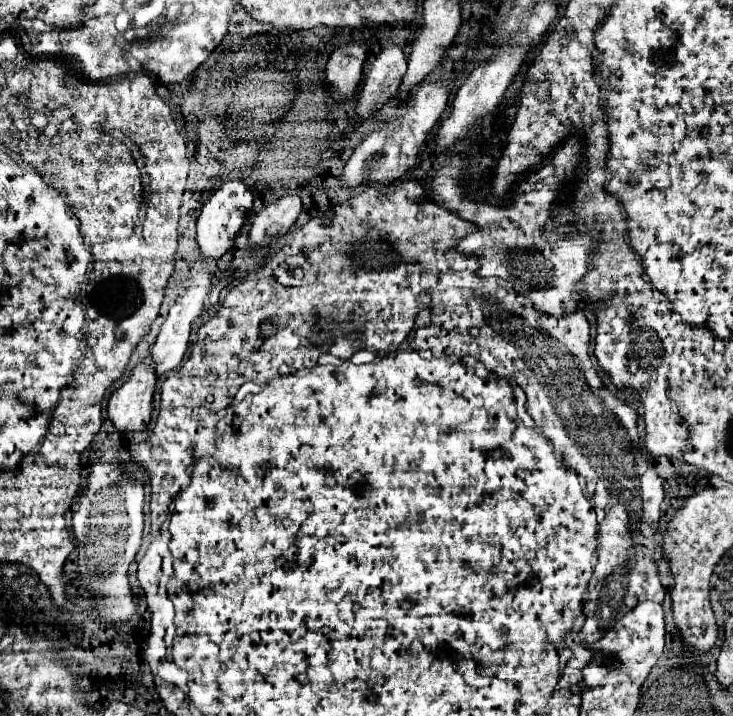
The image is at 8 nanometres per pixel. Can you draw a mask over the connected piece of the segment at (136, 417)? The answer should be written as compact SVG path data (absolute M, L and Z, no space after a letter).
M150 356L142 358L130 378L112 392L108 416L120 432L144 430L152 414L152 396L156 388L156 364Z

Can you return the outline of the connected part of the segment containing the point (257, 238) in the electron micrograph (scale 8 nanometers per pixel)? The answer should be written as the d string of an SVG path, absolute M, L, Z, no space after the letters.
M286 194L274 202L268 202L254 218L250 228L250 240L266 246L272 238L278 238L288 232L302 212L302 200L298 196Z

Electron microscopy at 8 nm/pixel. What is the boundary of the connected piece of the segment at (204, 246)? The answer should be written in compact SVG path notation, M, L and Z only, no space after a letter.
M226 180L218 186L218 190L212 194L212 198L204 204L202 214L198 218L198 246L200 254L206 258L218 258L222 256L228 248L234 246L234 238L240 232L250 208L252 208L252 192L248 184L242 180Z

